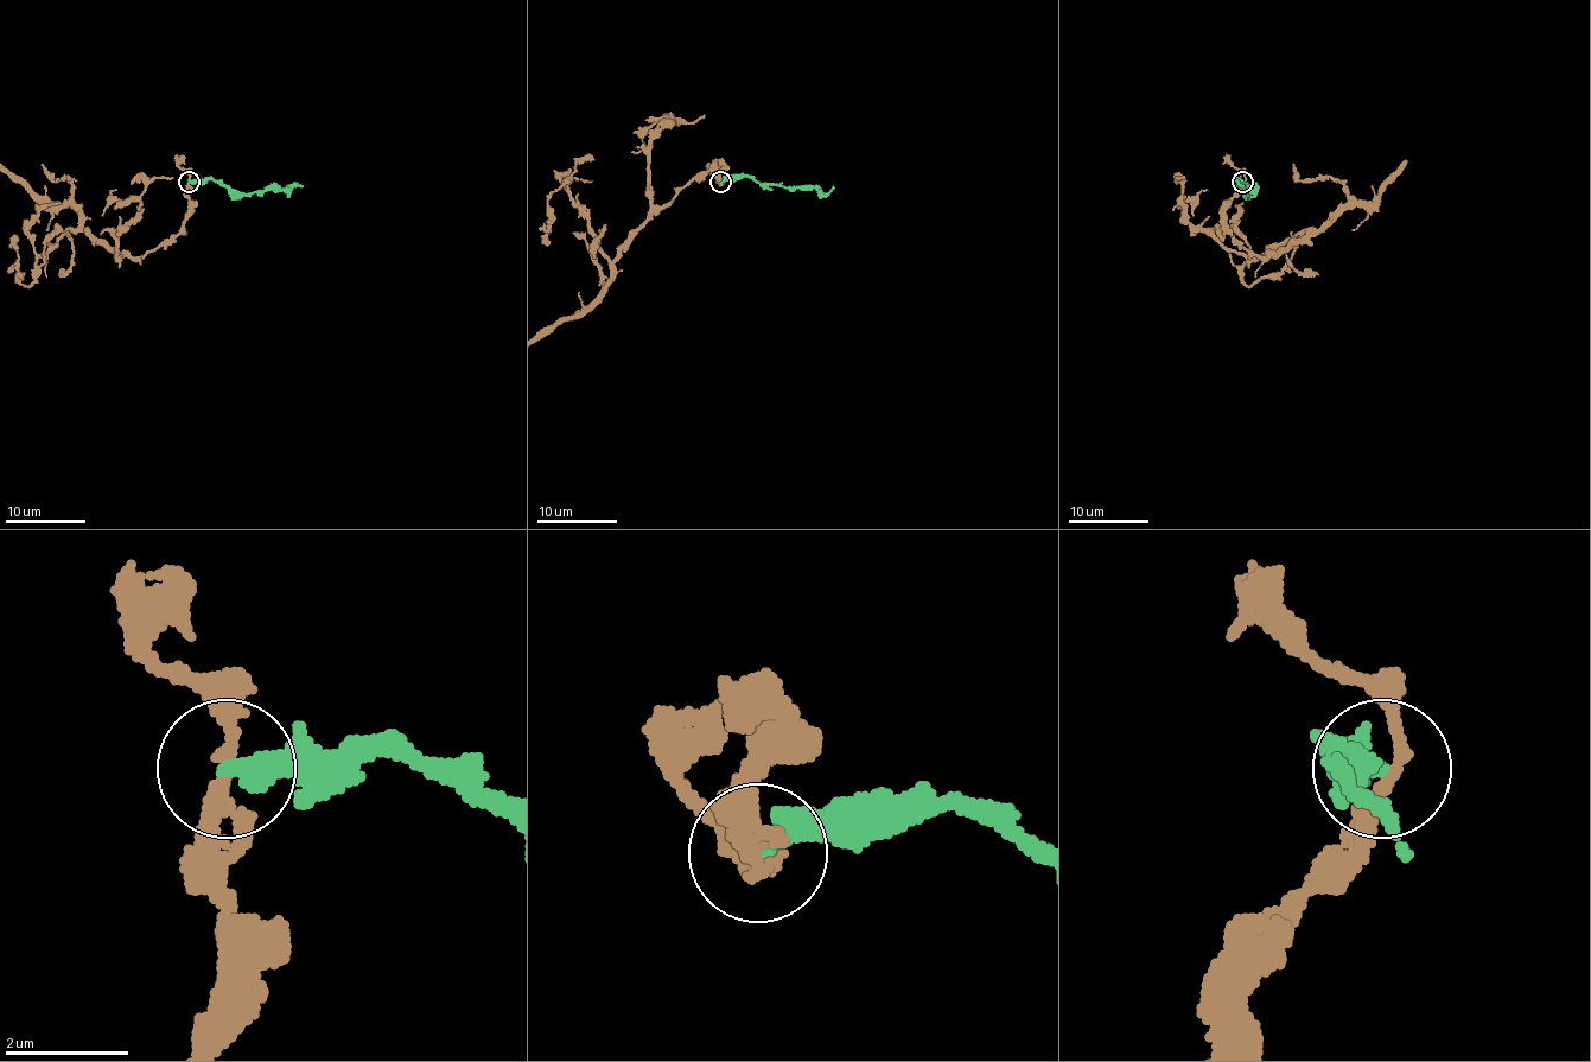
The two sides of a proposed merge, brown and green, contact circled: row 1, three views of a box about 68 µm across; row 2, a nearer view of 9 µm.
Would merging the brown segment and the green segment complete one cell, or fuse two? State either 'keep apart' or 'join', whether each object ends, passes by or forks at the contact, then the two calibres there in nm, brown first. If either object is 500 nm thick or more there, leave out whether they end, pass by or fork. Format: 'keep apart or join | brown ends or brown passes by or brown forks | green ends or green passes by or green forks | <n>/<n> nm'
keep apart | brown passes by | green ends | 260/340 nm

